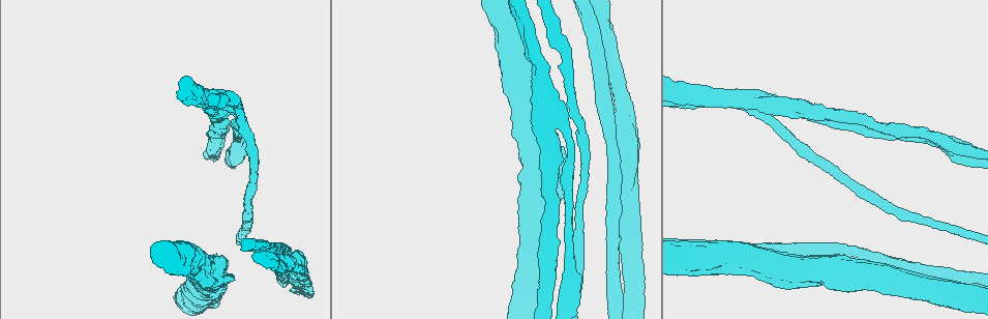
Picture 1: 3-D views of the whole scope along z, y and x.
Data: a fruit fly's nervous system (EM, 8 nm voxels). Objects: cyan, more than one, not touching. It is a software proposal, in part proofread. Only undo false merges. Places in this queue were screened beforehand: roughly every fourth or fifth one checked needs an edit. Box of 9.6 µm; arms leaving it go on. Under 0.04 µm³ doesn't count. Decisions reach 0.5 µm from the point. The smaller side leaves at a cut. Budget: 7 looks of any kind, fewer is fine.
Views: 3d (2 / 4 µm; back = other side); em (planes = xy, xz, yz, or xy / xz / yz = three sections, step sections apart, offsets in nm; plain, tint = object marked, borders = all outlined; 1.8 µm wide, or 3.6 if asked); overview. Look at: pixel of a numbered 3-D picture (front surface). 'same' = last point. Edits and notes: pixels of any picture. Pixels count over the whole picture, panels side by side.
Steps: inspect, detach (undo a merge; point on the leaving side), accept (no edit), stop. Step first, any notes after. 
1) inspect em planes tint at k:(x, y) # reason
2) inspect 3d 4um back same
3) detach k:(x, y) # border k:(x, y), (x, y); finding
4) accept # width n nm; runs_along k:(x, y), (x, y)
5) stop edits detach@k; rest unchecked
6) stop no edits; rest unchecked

inspect em planes tint at 1:(598, 11) # narrows sharply

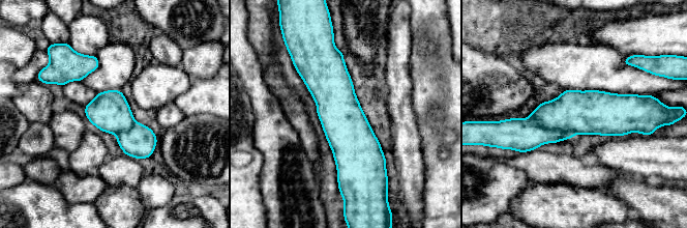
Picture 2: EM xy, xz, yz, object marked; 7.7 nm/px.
detach 2:(574, 112) # part_leaving 2:(334, 52), (340, 175); two cells meet here

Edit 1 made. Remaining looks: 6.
inspect overview # see it whole again

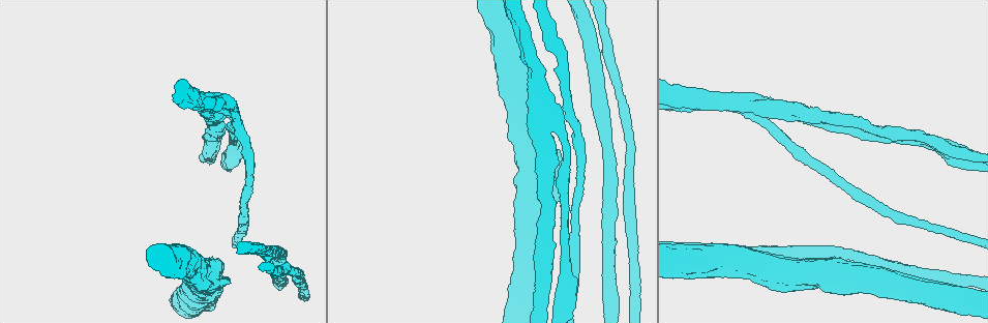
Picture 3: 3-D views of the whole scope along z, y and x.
inspect em 3.6um planes tint at 3:(524, 314) # abrupt turn

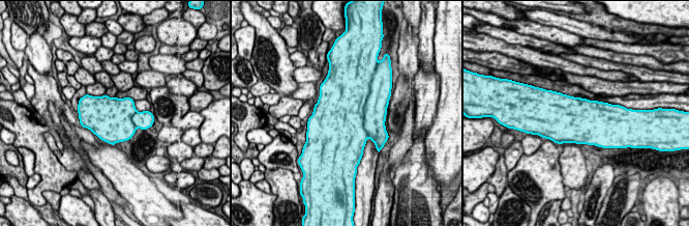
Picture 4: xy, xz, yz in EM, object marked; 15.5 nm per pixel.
detach 4:(375, 115) # border 4:(370, 89), (363, 122), (367, 137); a second cell is stuck on

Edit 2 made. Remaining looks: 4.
inspect em 3.6um planes tint at 3:(537, 101)

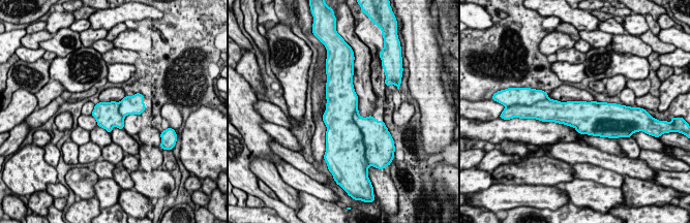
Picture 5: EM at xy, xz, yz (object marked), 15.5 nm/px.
detach 5:(372, 130) # border 5:(357, 107), (353, 120), (364, 144); two cells meet here

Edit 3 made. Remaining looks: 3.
stop edits detach@2, detach@4, detach@5; rest unchecked

